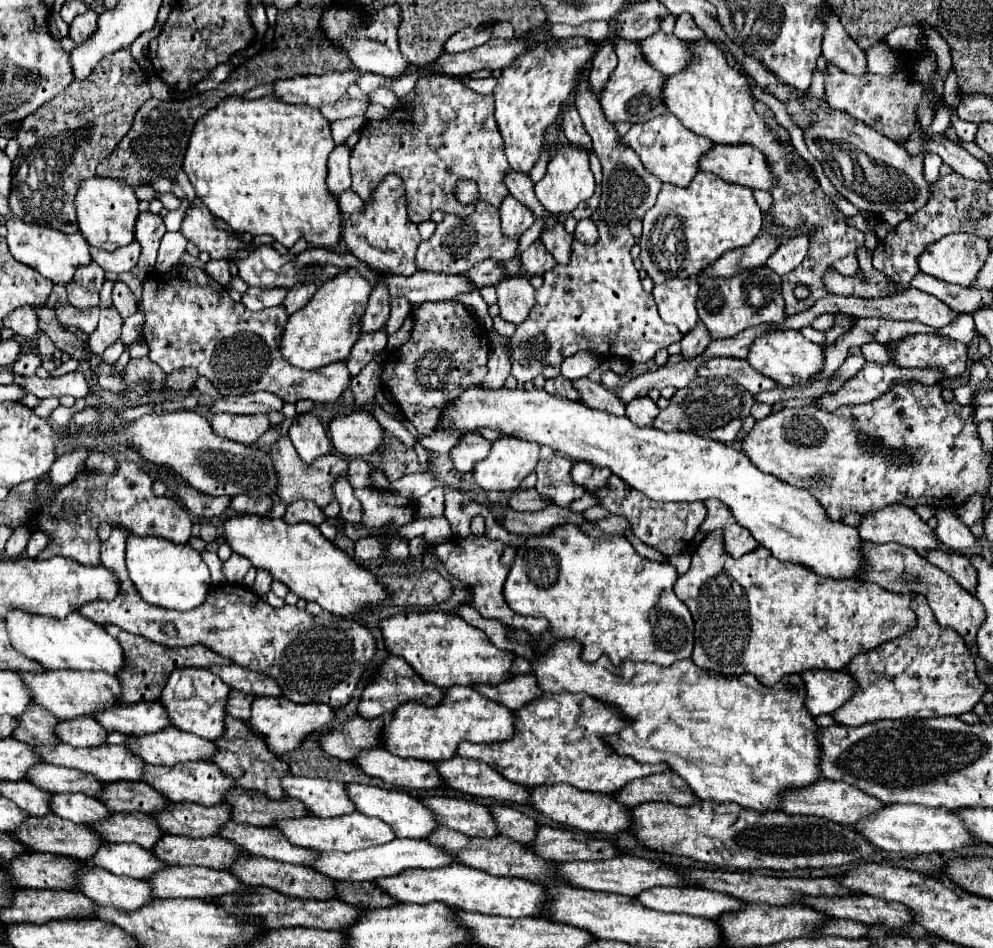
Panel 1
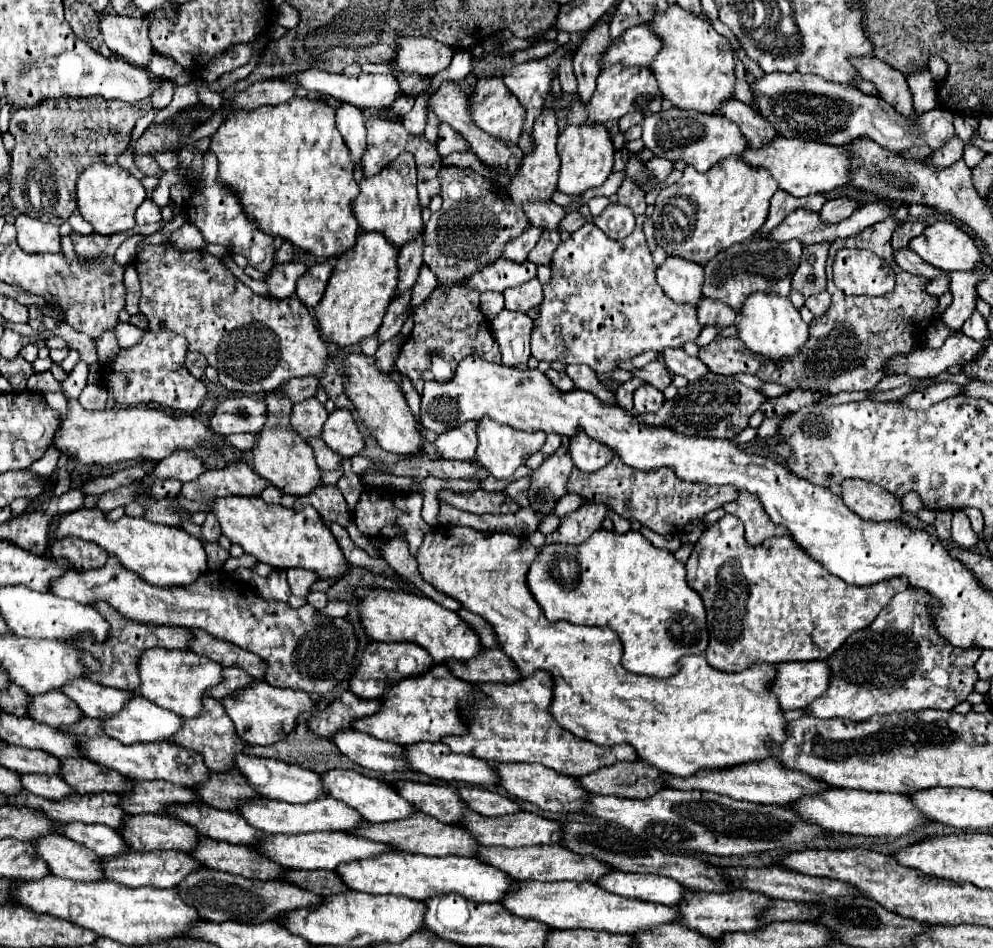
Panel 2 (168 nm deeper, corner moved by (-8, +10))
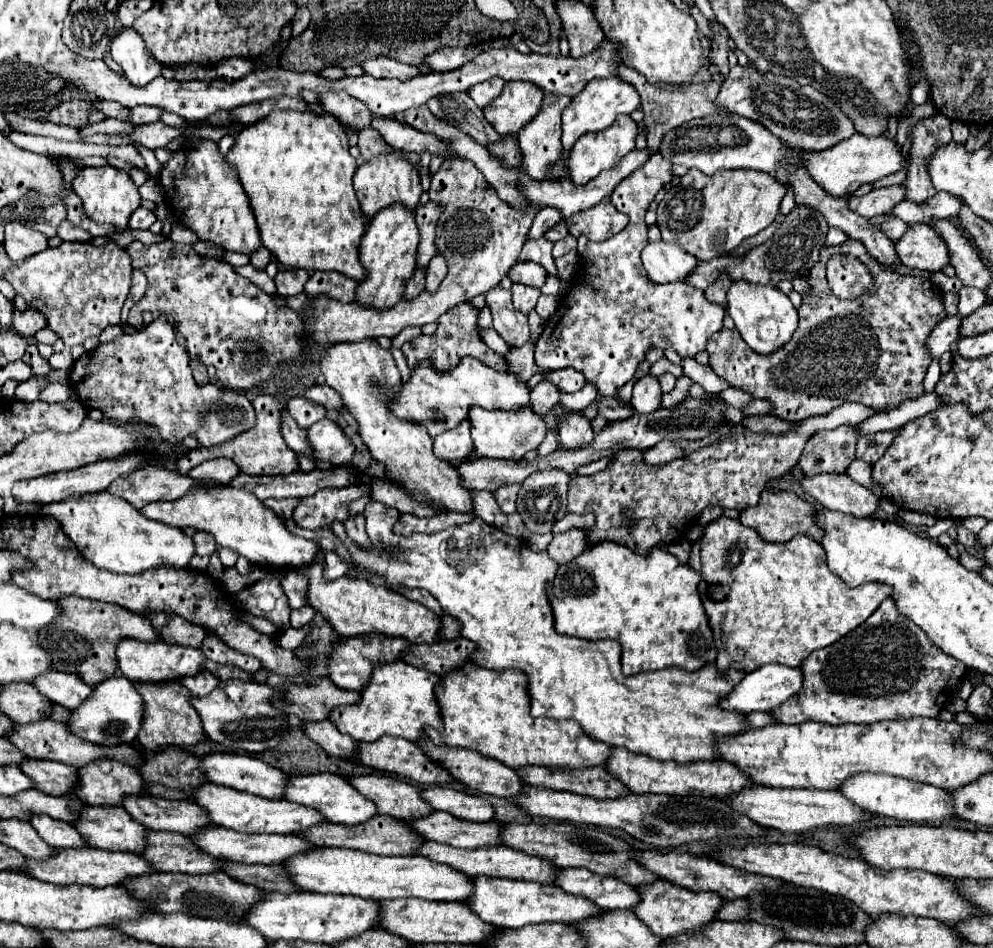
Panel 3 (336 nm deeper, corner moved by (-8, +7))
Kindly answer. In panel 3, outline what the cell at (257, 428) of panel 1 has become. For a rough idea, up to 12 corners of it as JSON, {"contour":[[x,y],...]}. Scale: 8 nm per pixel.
{"contour":[[164,317],[98,345],[70,387],[114,423],[222,445],[246,395],[196,385]]}

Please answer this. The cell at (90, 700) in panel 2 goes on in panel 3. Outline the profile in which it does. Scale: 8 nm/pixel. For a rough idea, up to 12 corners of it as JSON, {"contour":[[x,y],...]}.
{"contour":[[46,671],[34,681],[42,695],[66,709],[94,691],[76,675]]}

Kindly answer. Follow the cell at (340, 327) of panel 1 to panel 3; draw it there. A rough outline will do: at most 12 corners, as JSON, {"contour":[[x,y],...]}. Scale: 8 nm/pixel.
{"contour":[[400,205],[360,241],[366,277],[354,303],[386,311],[416,267],[418,227]]}

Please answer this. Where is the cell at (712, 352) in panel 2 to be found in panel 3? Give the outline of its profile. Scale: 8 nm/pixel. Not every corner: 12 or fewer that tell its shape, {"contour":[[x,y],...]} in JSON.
{"contour":[[824,247],[790,343],[708,339],[714,373],[802,421],[924,395],[930,281],[857,256],[874,293],[842,301]]}

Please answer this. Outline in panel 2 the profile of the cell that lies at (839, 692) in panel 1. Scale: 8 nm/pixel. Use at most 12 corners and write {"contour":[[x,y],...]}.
{"contour":[[824,660],[776,664],[782,710],[798,710],[822,696],[830,668]]}

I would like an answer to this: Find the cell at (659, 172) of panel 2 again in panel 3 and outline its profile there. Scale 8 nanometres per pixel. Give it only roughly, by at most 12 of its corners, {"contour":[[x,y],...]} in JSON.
{"contour":[[660,153],[610,196],[624,231],[588,243],[586,269],[536,343],[604,397],[652,347],[704,351],[726,311],[642,267]]}

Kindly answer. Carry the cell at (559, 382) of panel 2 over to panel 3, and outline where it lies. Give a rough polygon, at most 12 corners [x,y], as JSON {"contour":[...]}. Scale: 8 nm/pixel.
{"contour":[[542,379],[530,393],[532,409],[542,417],[560,401],[560,391]]}

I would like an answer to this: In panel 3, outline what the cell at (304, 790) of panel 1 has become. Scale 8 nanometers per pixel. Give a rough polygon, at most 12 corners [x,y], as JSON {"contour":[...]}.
{"contour":[[212,753],[202,769],[212,783],[274,801],[284,771],[240,753]]}

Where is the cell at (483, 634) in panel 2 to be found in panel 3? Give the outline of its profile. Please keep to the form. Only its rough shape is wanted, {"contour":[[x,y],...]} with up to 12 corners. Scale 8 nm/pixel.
{"contour":[[448,614],[440,624],[442,640],[461,637],[461,624]]}

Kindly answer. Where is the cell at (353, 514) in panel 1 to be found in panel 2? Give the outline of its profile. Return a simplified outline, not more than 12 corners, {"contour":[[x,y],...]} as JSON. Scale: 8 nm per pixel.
{"contour":[[322,438],[306,444],[314,450],[316,464],[322,470],[340,468],[340,456],[326,448]]}

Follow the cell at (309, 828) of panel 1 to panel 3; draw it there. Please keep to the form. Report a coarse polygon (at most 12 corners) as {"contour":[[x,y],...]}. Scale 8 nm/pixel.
{"contour":[[216,783],[194,803],[242,833],[300,833],[326,821],[290,801]]}

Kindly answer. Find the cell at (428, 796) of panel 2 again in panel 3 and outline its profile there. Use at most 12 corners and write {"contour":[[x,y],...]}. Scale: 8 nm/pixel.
{"contour":[[380,775],[350,783],[380,815],[414,821],[434,813],[420,789]]}

